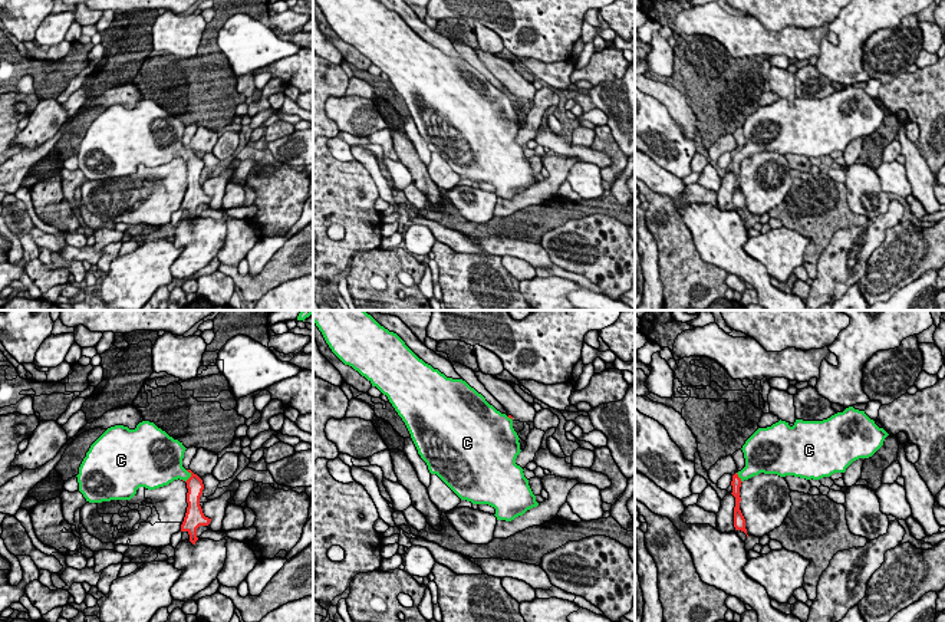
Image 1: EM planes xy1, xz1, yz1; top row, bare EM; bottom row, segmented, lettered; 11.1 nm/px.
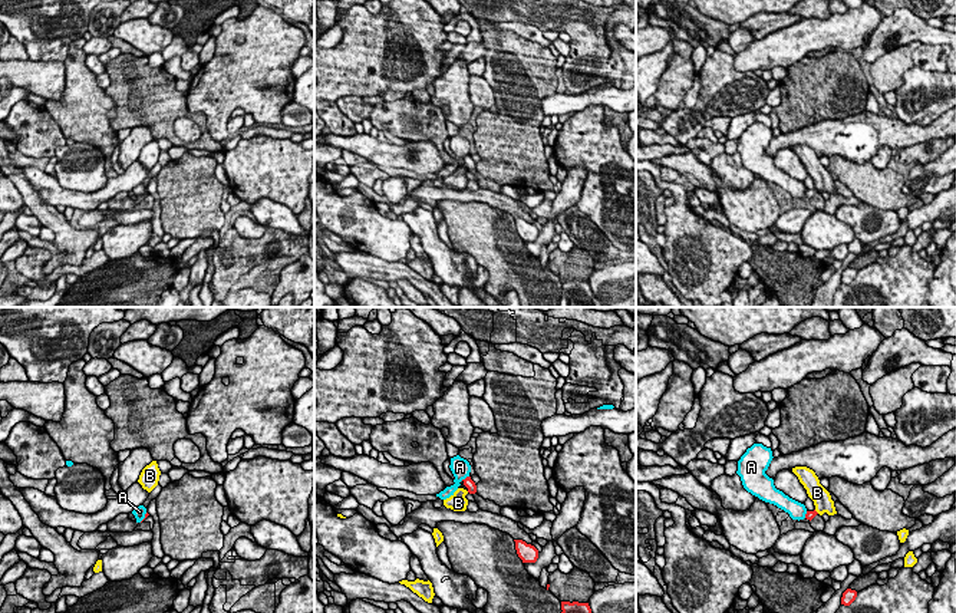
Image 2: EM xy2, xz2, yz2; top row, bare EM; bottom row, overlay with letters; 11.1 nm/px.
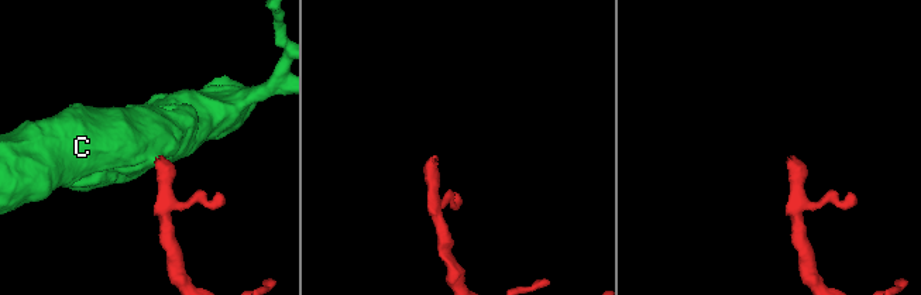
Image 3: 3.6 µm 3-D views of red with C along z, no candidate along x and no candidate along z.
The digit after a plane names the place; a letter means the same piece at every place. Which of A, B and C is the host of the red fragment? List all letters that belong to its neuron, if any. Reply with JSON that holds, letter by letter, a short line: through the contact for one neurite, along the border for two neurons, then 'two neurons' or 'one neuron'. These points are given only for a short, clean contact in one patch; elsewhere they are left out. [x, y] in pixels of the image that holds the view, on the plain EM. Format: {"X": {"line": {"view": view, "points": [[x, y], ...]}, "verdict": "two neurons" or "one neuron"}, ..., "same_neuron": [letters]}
{"A": {"line": {"view": "xz2", "points": [[468, 154], [461, 158]]}, "verdict": "two neurons"}, "B": {"line": {"view": "yz2", "points": [[814, 188], [818, 191]]}, "verdict": "two neurons"}, "C": {"line": {"view": "xy1", "points": [[194, 163], [190, 155], [170, 147]]}, "verdict": "one neuron"}, "same_neuron": ["C"]}

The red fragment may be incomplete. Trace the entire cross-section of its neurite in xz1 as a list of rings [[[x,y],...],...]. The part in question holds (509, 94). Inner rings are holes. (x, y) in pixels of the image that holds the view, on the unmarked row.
[[[315,0],[332,30],[376,65],[405,101],[421,136],[431,152],[437,152],[461,178],[488,182],[495,187],[497,198],[511,200],[537,185],[524,148],[516,142],[520,132],[518,113],[513,95],[501,92],[462,57],[447,56],[438,47],[419,37],[405,20],[378,0]]]

